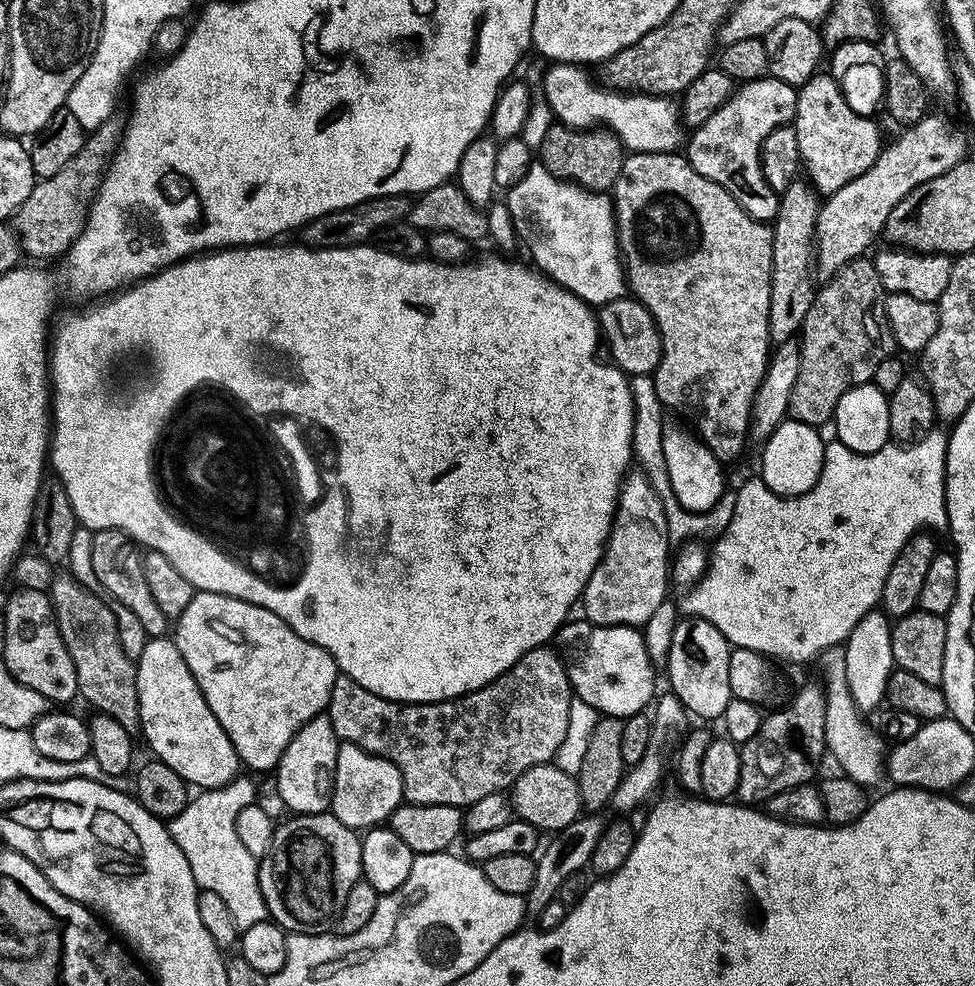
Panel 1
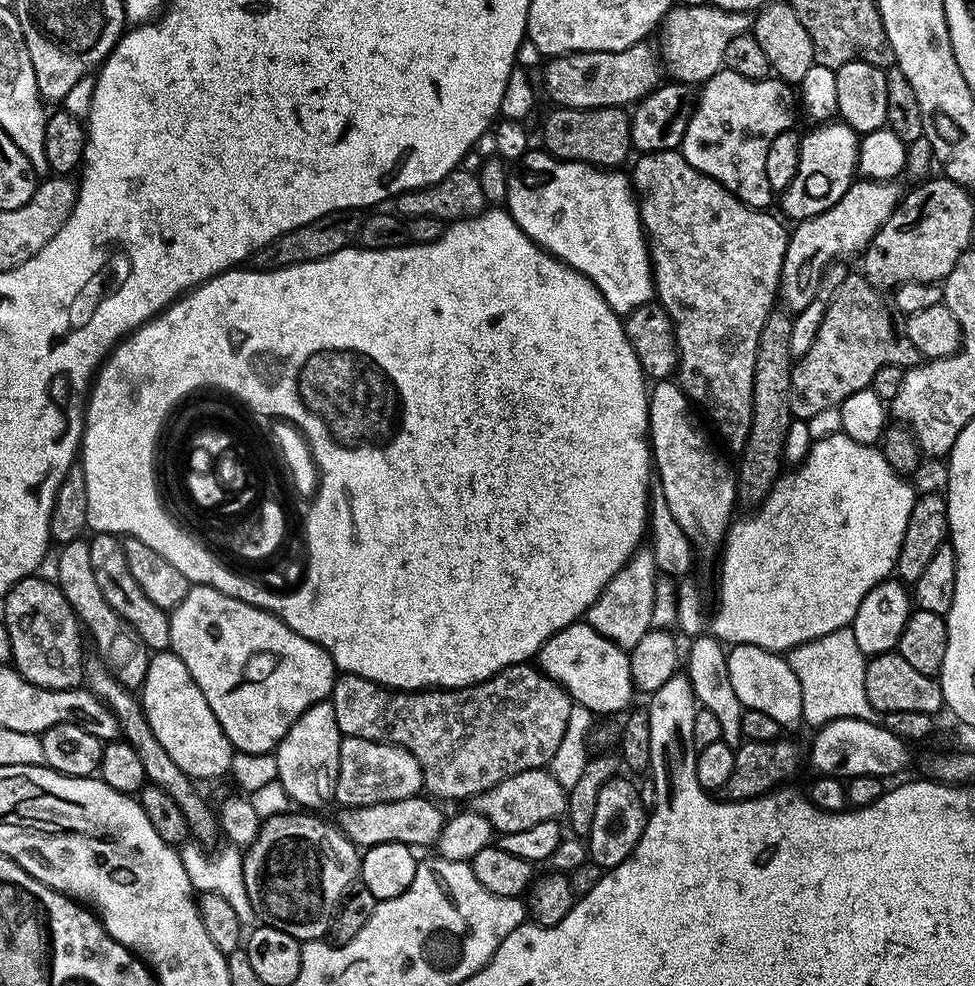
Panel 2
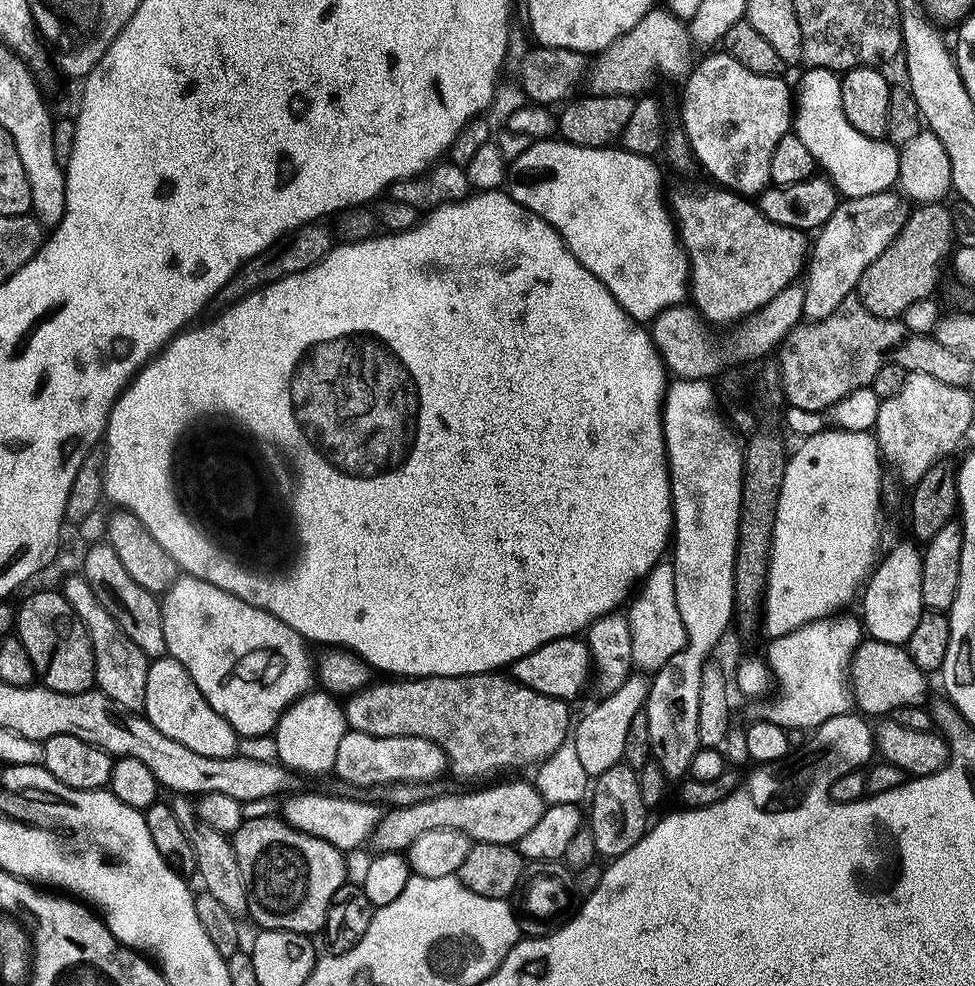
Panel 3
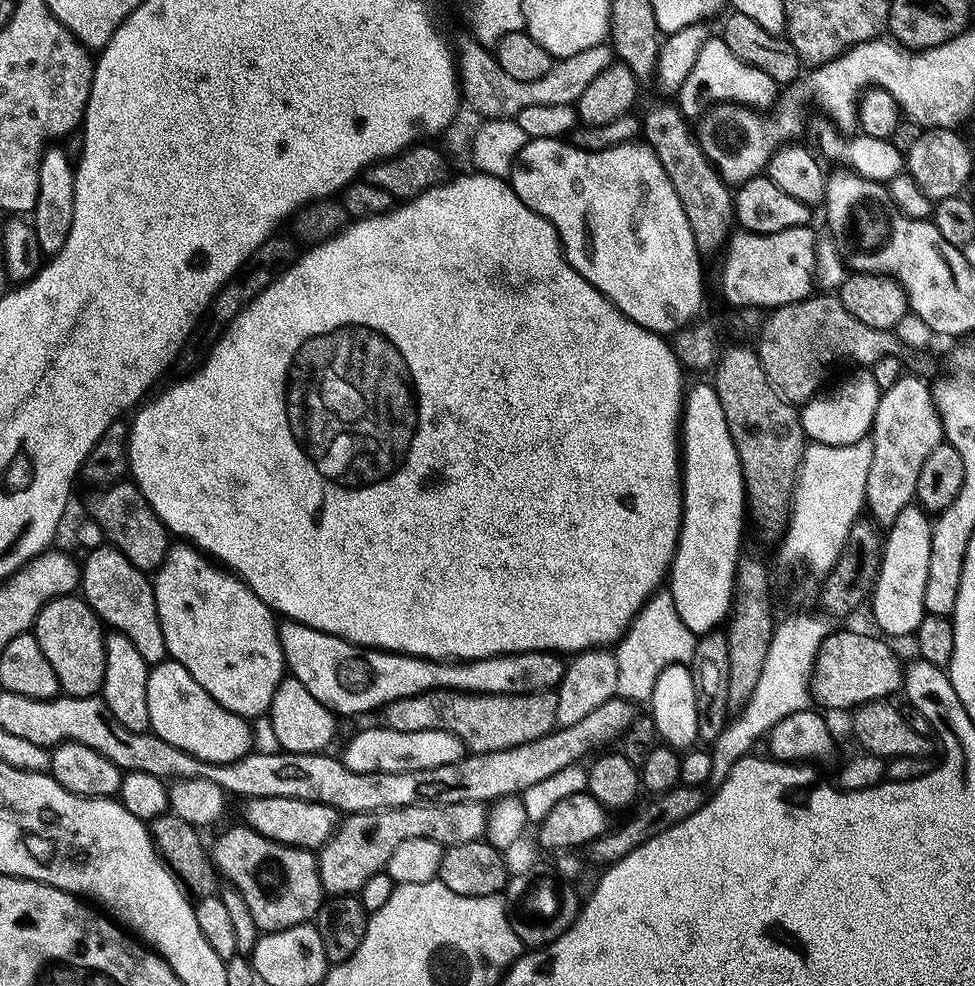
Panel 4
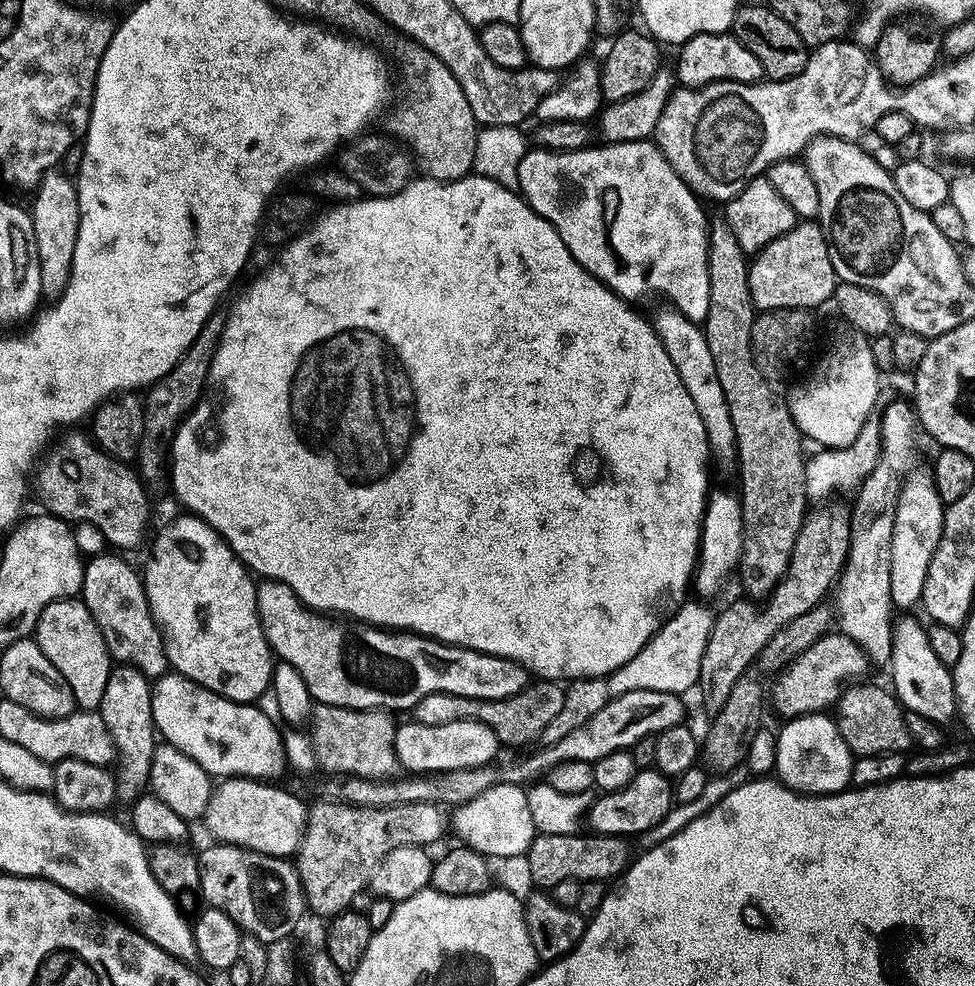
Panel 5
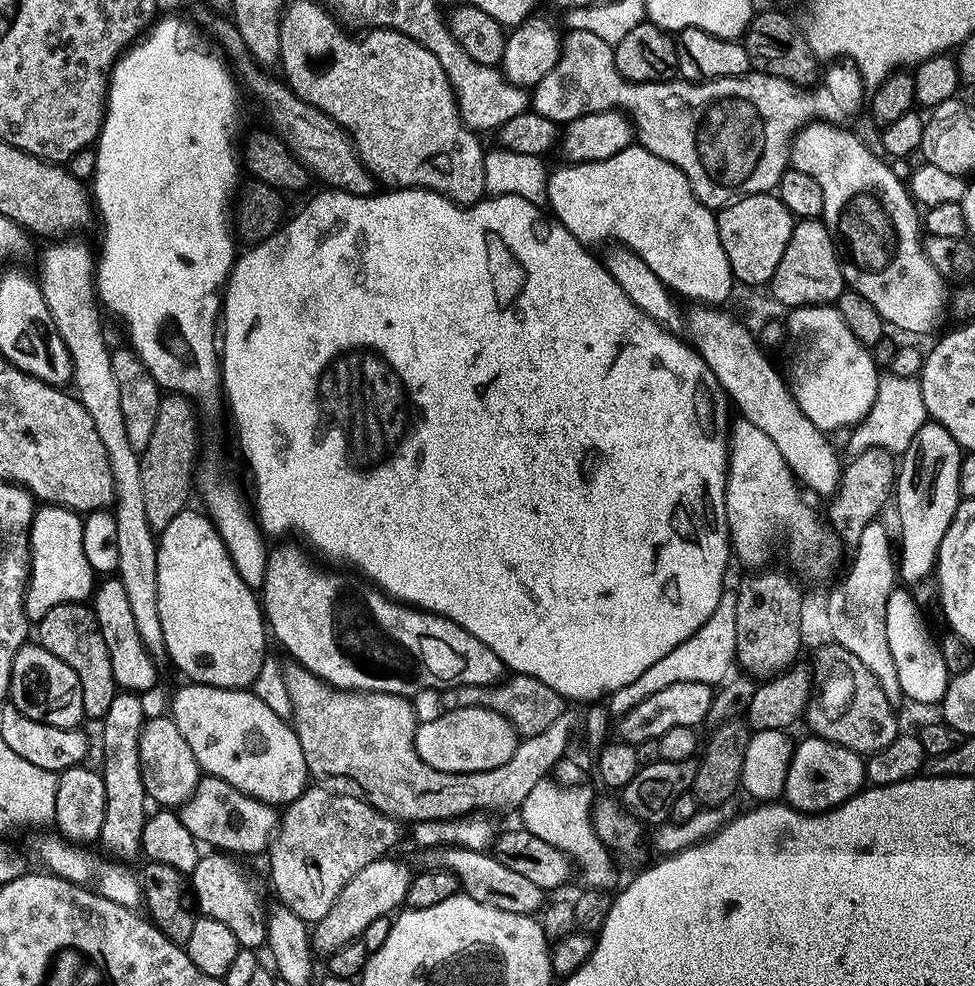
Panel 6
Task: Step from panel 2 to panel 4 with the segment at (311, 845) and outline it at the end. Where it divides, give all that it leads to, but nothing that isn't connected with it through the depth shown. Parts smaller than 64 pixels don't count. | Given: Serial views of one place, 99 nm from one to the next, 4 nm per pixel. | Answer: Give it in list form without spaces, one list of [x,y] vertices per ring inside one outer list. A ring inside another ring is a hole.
[[[243,822],[237,824],[237,828],[226,829],[213,842],[212,848],[210,844],[210,860],[215,871],[217,868],[228,879],[225,881],[231,887],[237,888],[242,894],[242,898],[246,898],[246,906],[250,908],[250,914],[254,918],[257,929],[261,933],[277,932],[295,924],[309,923],[316,913],[320,911],[322,903],[317,853],[307,848],[295,848],[289,844],[274,842],[270,838],[258,834]]]

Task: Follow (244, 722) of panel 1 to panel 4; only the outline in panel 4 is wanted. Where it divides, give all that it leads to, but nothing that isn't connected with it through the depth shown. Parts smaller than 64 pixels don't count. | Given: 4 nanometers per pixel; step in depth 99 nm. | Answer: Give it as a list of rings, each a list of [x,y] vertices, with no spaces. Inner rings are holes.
[[[176,542],[169,547],[166,558],[154,573],[152,589],[156,599],[158,622],[162,626],[162,638],[166,638],[166,650],[169,657],[177,660],[182,666],[186,666],[186,670],[190,670],[190,678],[194,678],[194,682],[198,682],[198,686],[202,686],[202,690],[206,690],[206,694],[210,694],[210,698],[214,698],[214,702],[218,702],[226,710],[245,718],[265,715],[269,711],[275,691],[278,690],[279,684],[286,677],[282,642],[279,641],[278,620],[268,604],[262,602],[262,598],[258,598],[258,594],[254,594],[254,590],[250,590],[239,576],[233,574],[219,563],[213,562],[199,548],[187,542]]]

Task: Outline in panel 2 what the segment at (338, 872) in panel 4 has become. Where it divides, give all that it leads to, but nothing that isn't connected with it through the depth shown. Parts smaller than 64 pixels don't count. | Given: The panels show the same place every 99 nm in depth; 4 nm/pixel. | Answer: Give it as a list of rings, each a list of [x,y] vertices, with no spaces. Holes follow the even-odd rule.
[[[542,768],[514,774],[514,778],[498,782],[498,786],[472,797],[470,801],[471,811],[484,815],[500,834],[530,830],[530,826],[538,826],[538,822],[559,821],[565,815],[567,806],[567,791],[553,778],[551,772]]]

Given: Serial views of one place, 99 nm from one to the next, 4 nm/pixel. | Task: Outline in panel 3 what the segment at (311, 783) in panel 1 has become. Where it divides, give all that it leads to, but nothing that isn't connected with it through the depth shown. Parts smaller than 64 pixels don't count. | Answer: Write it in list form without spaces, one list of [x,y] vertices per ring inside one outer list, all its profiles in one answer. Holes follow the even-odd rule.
[[[324,690],[304,693],[283,712],[276,723],[276,731],[272,735],[276,742],[277,761],[304,776],[331,773],[339,743],[347,731],[343,705],[332,694]]]

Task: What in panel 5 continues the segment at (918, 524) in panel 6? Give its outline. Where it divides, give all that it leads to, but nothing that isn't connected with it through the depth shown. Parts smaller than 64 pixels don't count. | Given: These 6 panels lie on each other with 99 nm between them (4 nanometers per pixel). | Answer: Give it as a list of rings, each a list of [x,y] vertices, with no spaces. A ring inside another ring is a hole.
[[[923,466],[908,473],[900,485],[900,497],[896,500],[894,518],[894,538],[890,554],[890,594],[897,609],[912,610],[921,603],[920,595],[930,570],[930,562],[936,553],[940,541],[940,530],[944,527],[944,509],[946,505],[940,499],[936,489],[936,477]]]

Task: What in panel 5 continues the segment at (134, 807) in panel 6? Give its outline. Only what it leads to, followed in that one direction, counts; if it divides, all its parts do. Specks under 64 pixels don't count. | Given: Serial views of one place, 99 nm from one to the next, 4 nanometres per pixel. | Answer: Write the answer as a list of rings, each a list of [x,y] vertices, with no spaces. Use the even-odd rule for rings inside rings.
[[[117,663],[108,675],[106,690],[100,699],[98,709],[100,717],[102,722],[106,722],[106,730],[110,730],[119,754],[114,775],[118,781],[118,792],[121,797],[135,797],[143,789],[140,787],[148,784],[152,756],[158,747],[158,733],[152,709],[152,689],[149,677],[144,676],[131,664]]]

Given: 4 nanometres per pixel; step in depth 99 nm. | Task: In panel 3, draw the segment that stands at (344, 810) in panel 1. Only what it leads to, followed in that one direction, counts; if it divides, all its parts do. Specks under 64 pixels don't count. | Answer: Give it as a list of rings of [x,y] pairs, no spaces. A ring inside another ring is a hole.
[[[348,730],[339,743],[334,759],[334,776],[356,788],[379,790],[386,784],[422,784],[435,782],[445,775],[448,759],[434,742],[413,736],[378,738]]]

